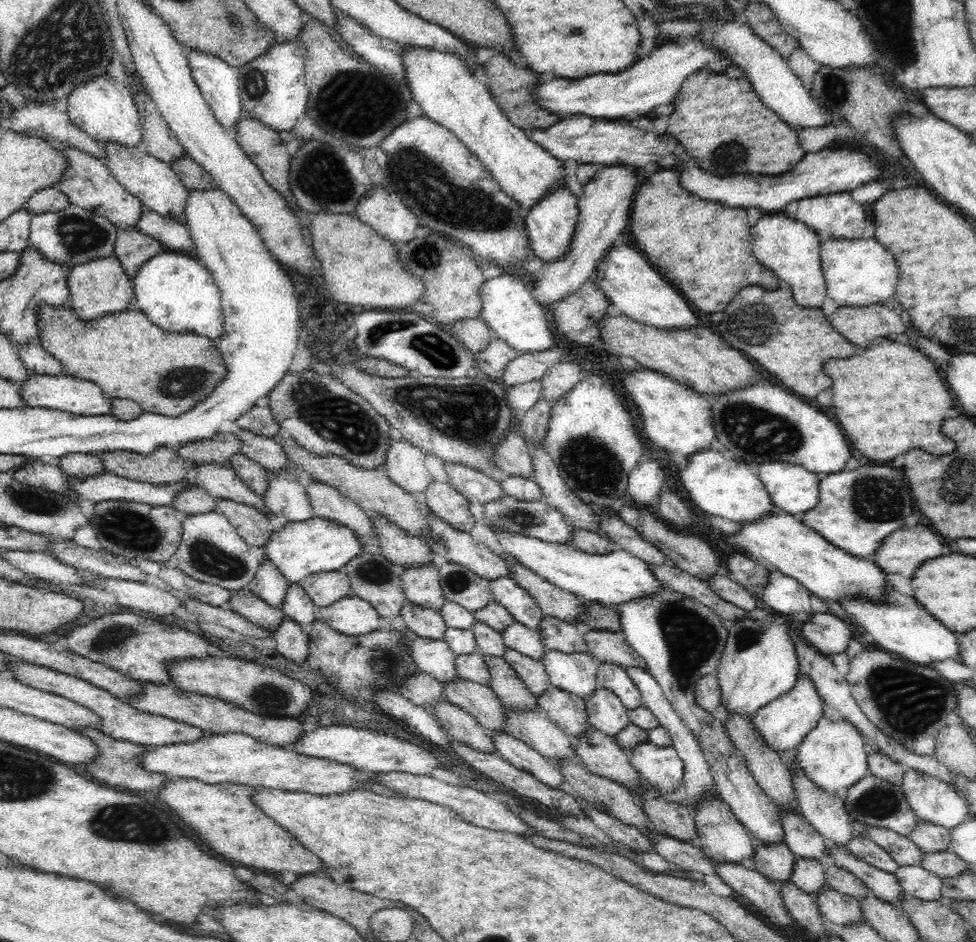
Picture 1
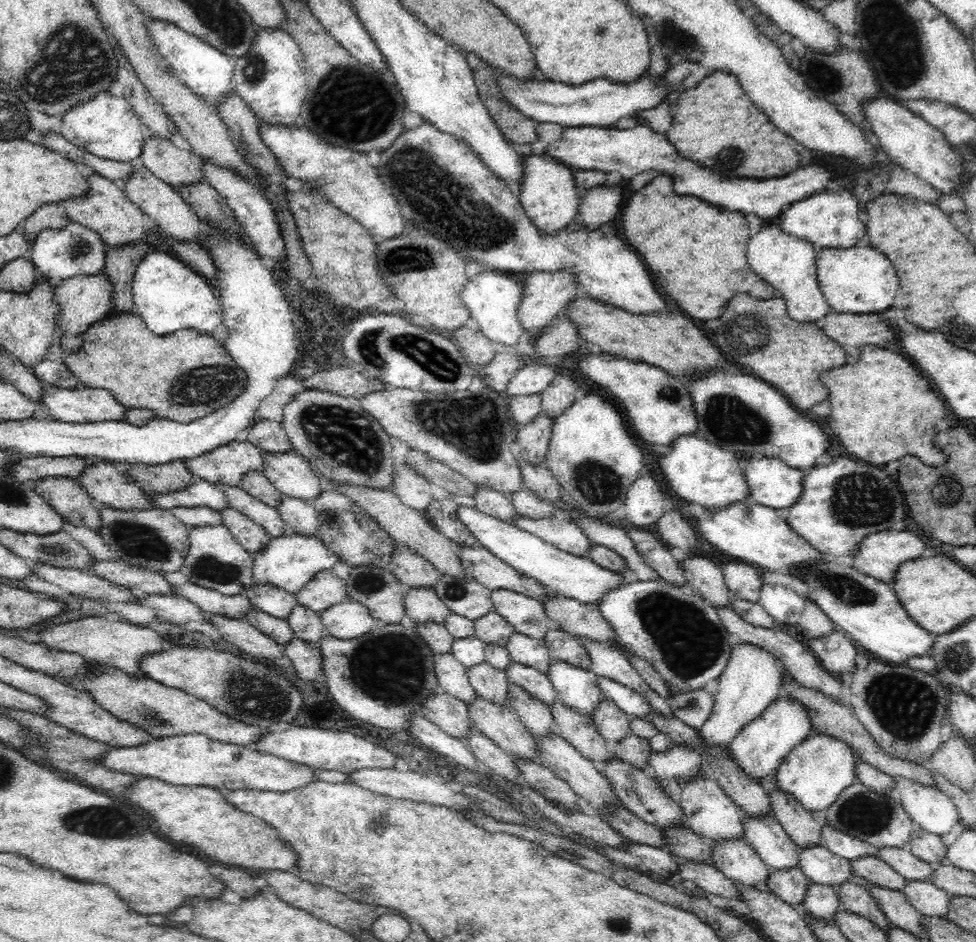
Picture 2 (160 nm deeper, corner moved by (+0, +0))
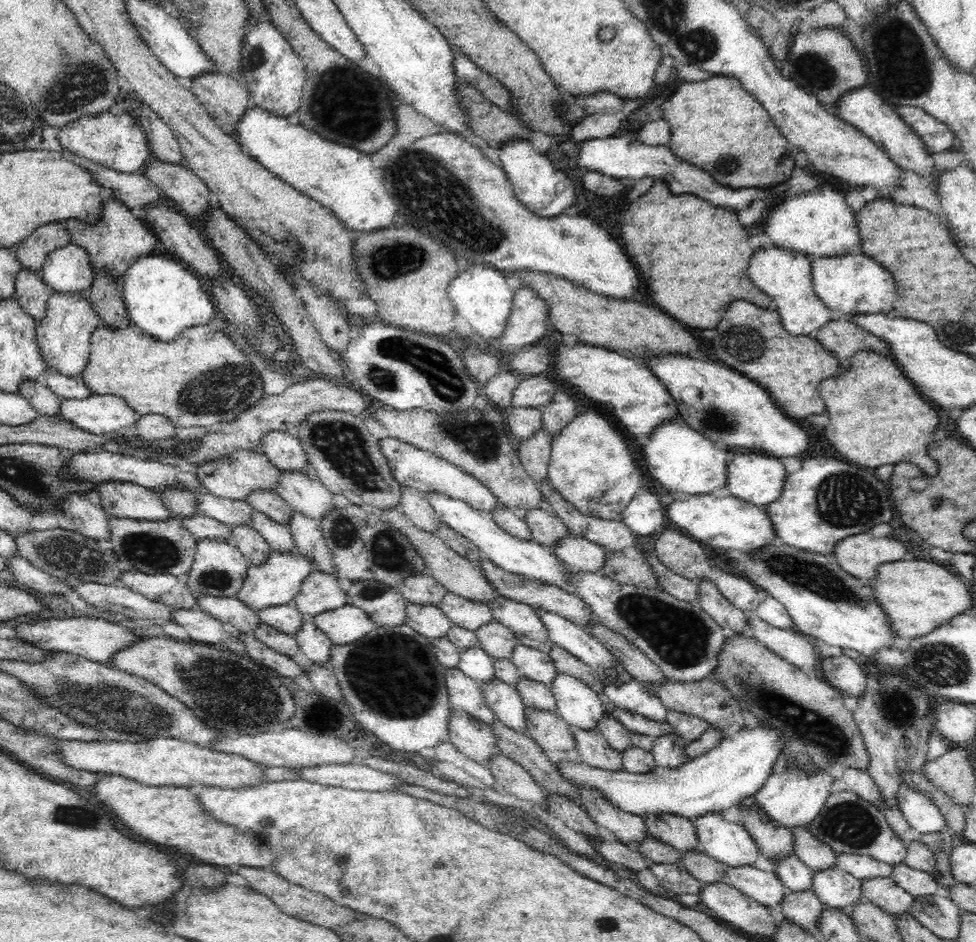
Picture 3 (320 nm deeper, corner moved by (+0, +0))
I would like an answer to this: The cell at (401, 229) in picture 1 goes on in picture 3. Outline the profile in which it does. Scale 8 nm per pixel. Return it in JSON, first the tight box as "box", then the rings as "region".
{"box":[235,107,396,232],"region":[[[253,107],[244,112],[235,130],[235,139],[244,150],[264,168],[287,182],[292,189],[312,198],[325,206],[340,222],[356,232],[376,232],[392,224],[396,214],[396,204],[385,186],[383,169],[372,165],[372,157],[351,146],[330,142],[312,130],[299,125],[290,125],[287,118],[273,116],[261,108]]]}

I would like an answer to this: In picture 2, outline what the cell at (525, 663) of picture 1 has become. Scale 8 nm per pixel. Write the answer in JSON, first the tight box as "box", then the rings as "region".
{"box":[506,662,556,705],"region":[[[510,662],[506,675],[510,683],[524,689],[526,693],[541,700],[544,704],[551,705],[556,701],[556,692],[548,674],[544,674],[532,666]]]}

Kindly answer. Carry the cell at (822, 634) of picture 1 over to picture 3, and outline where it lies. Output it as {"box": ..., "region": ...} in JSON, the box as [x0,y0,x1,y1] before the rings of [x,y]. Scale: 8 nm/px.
{"box":[819,653,866,698],"region":[[[843,653],[840,656],[828,656],[819,660],[820,666],[824,669],[824,676],[835,689],[841,691],[845,696],[860,698],[866,692],[866,675],[862,672],[857,660],[846,657]]]}

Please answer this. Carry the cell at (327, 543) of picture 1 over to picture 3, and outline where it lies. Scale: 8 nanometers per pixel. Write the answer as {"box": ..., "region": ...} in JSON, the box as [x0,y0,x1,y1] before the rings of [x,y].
{"box":[237,553,314,611],"region":[[[296,553],[269,554],[262,565],[250,565],[247,577],[240,587],[237,597],[244,606],[260,611],[270,606],[283,606],[292,603],[301,589],[304,580],[314,571],[314,565],[308,557]]]}

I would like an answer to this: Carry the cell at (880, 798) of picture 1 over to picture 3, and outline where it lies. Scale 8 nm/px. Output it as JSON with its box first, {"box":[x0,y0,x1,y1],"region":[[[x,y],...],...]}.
{"box":[809,789,907,866],"region":[[[836,789],[830,792],[818,816],[809,824],[809,832],[818,841],[827,844],[836,854],[869,856],[892,866],[905,862],[907,847],[886,823],[882,806],[874,806],[871,802],[862,800],[851,790]]]}

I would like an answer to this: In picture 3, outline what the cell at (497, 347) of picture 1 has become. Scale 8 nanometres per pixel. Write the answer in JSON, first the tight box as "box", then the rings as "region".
{"box":[481,370,522,413],"region":[[[498,370],[498,374],[492,380],[481,385],[481,393],[492,405],[502,408],[502,411],[506,413],[511,407],[514,390],[522,378],[521,374],[513,370]]]}

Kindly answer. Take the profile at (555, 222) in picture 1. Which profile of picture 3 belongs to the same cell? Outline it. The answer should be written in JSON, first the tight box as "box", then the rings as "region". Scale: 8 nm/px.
{"box":[494,139,576,218],"region":[[[512,139],[497,148],[494,158],[502,164],[508,180],[512,183],[516,199],[525,204],[538,217],[552,218],[573,206],[576,198],[574,181],[563,170],[552,165],[551,158],[540,152],[530,140]]]}

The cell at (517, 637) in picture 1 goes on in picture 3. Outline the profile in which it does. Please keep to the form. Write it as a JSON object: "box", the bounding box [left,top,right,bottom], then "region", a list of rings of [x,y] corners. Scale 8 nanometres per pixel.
{"box":[511,644,557,686],"region":[[[518,644],[514,647],[511,661],[521,677],[551,686],[557,676],[557,668],[548,652]]]}

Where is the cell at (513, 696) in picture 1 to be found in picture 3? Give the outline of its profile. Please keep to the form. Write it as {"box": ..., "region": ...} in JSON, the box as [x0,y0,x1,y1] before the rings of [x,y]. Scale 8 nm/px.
{"box":[524,706,576,752],"region":[[[527,706],[524,711],[529,737],[534,739],[542,750],[568,752],[576,748],[572,727],[556,711],[534,710]]]}

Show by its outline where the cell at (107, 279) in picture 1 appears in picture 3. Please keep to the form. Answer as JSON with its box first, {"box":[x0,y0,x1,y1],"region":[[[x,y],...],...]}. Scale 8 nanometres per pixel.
{"box":[35,290,101,378],"region":[[[89,290],[84,292],[52,292],[48,298],[46,316],[35,328],[36,340],[47,370],[57,370],[64,376],[76,378],[84,372],[90,354],[92,333],[101,326],[101,320],[89,303]]]}

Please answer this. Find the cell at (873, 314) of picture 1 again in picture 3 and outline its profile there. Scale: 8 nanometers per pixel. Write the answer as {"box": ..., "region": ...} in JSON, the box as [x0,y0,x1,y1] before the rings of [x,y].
{"box":[815,316,892,371],"region":[[[834,316],[815,339],[838,359],[842,371],[850,368],[853,356],[860,350],[871,350],[885,357],[892,354],[885,340],[860,329],[842,316]]]}

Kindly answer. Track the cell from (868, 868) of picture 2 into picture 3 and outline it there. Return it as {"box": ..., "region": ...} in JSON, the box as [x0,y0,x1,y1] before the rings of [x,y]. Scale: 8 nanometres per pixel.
{"box":[862,876,915,918],"region":[[[874,876],[874,878],[862,880],[862,896],[867,902],[879,906],[894,918],[908,914],[915,900],[911,894],[885,876]]]}

